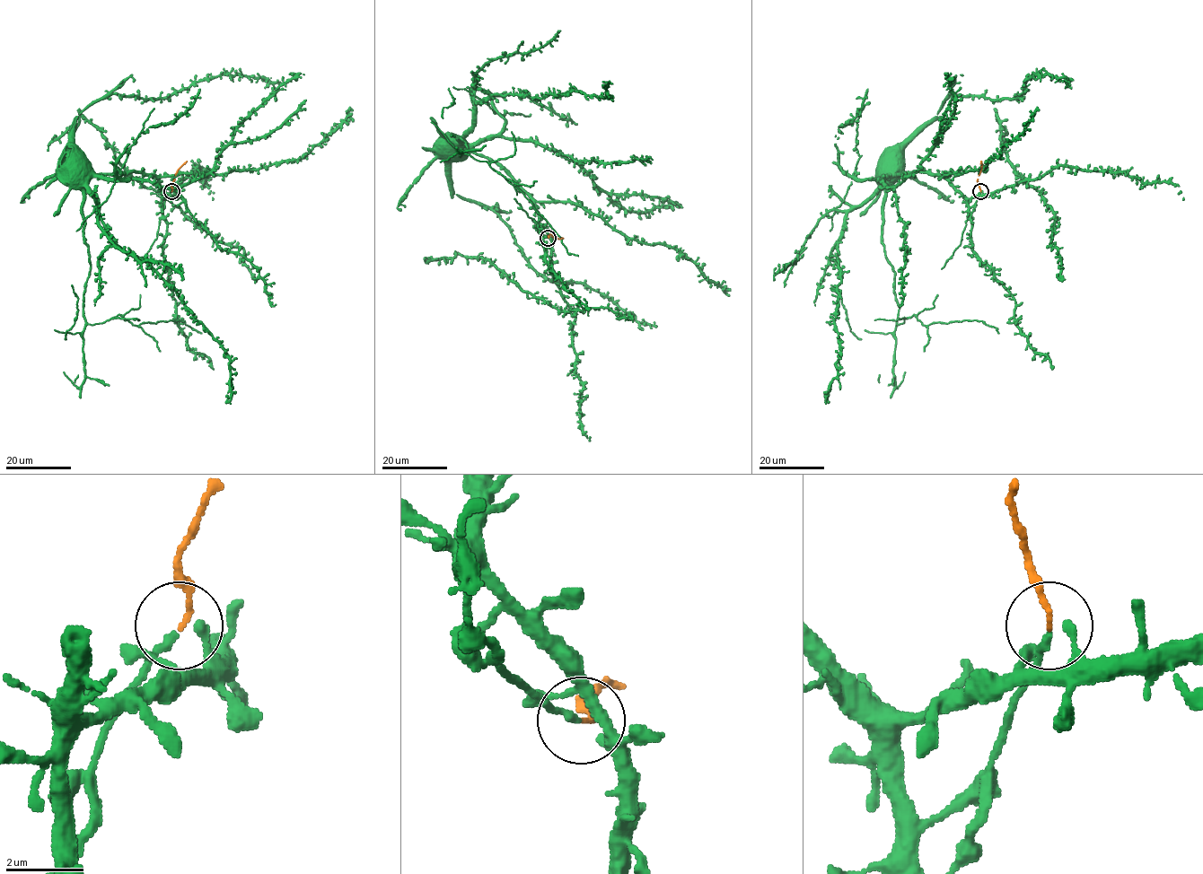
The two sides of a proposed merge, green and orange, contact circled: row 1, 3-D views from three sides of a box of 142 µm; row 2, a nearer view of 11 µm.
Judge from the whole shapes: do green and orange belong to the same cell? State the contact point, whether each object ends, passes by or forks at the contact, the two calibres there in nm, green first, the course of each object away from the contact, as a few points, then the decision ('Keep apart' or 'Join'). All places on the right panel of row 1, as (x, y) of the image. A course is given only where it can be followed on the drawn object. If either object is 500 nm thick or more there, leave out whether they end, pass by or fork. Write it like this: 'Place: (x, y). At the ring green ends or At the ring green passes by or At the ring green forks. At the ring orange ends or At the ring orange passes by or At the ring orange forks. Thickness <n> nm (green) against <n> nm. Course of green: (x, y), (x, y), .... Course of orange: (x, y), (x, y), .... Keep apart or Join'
Place: (980, 191). At the ring green ends. At the ring orange ends. Thickness 190 nm (green) against 120 nm. Course of green: (980, 191), (965, 198), (939, 176), (894, 173), (894, 157), (951, 94), (1014, 99), (1035, 74), (1070, 85). Course of orange: (980, 191), (978, 179), (981, 161). Join

